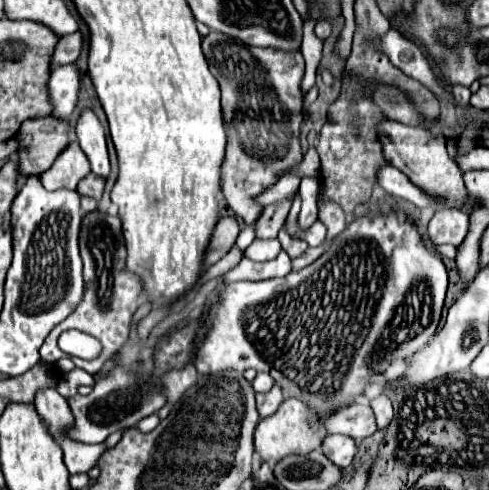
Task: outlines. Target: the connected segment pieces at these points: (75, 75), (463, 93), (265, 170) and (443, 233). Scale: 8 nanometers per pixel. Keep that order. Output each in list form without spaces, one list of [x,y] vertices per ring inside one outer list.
[[[61,65],[51,71],[49,79],[49,95],[53,99],[53,115],[59,119],[67,119],[79,101],[81,89],[81,73],[75,65]]]
[[[451,85],[451,91],[453,91],[453,95],[455,95],[455,101],[459,103],[459,105],[469,105],[469,97],[471,97],[471,91],[469,91],[469,87],[461,87],[461,85]]]
[[[211,31],[203,39],[209,71],[221,85],[221,107],[227,131],[227,155],[223,165],[223,195],[245,225],[261,217],[257,195],[273,187],[279,177],[301,163],[301,79],[305,71],[301,53],[261,49],[245,45],[223,33]]]
[[[439,207],[429,221],[429,239],[435,245],[441,243],[451,243],[451,245],[461,245],[465,235],[467,235],[467,225],[469,225],[469,215],[461,209],[453,207]]]

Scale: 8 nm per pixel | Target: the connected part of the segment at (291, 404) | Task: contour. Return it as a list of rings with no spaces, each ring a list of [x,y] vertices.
[[[285,399],[273,415],[259,421],[255,429],[255,451],[263,461],[279,463],[281,459],[285,459],[285,455],[307,455],[323,443],[323,437],[325,431],[321,431],[315,413],[309,411],[309,407],[305,407],[299,399]]]

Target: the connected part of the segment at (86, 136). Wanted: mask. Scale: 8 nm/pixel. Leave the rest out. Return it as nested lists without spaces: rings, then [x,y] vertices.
[[[93,111],[81,113],[77,121],[77,139],[91,163],[91,171],[107,179],[111,173],[111,165],[109,165],[109,153],[105,143],[105,131]]]

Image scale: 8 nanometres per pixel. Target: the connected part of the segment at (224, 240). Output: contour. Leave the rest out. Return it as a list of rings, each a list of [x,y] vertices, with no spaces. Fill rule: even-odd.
[[[221,217],[219,223],[217,223],[217,227],[215,227],[215,233],[211,237],[205,263],[213,265],[223,255],[227,255],[229,249],[235,245],[239,231],[241,231],[241,225],[239,225],[239,219],[237,217]]]

